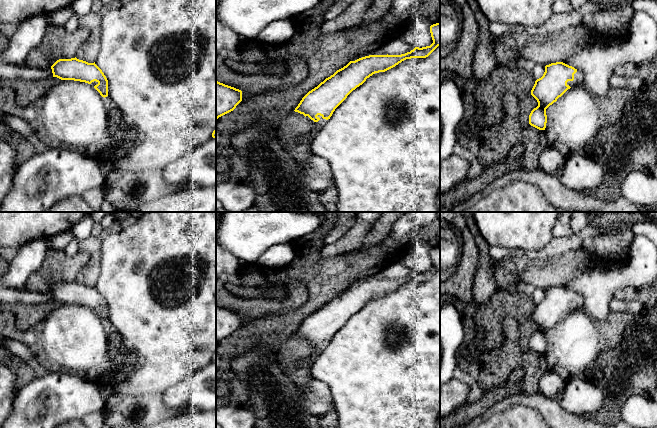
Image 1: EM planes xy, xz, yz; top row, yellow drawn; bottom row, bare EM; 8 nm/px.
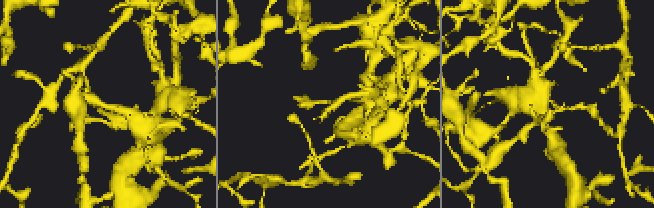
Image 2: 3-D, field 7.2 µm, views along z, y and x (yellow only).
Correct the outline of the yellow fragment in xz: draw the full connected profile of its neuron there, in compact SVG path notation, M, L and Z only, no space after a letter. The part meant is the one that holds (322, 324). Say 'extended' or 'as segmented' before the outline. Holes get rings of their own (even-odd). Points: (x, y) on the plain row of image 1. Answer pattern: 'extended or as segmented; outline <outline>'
as segmented; outline M440 247L431 249L430 257L433 264L430 270L415 271L401 279L369 279L350 285L309 315L294 335L308 340L314 346L320 344L319 339L323 343L330 343L347 320L373 298L385 296L406 283L428 281L440 270Z

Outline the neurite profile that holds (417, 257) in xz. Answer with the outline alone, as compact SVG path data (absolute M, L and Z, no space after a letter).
M415 241L401 256L400 262L414 271L426 271L433 267L430 248Z

